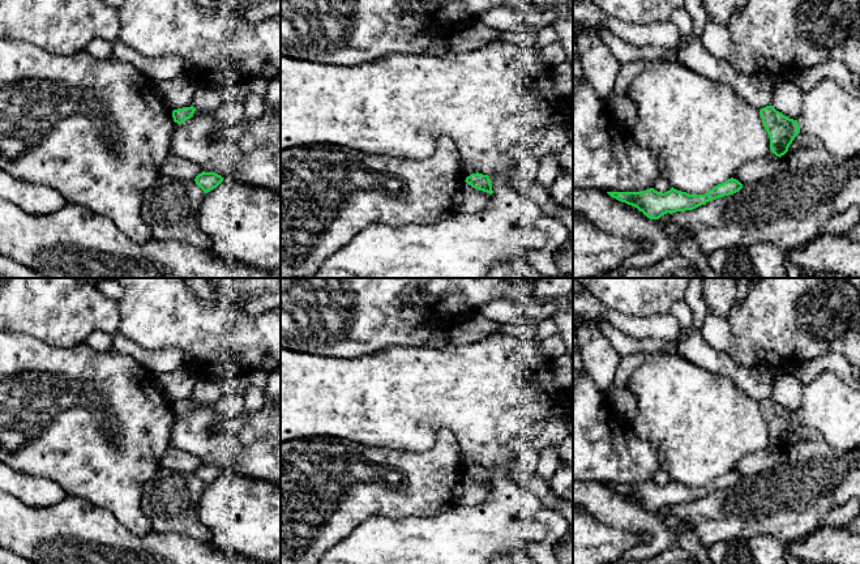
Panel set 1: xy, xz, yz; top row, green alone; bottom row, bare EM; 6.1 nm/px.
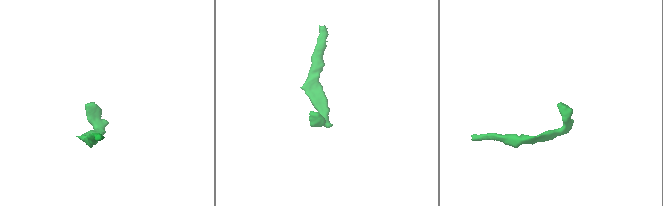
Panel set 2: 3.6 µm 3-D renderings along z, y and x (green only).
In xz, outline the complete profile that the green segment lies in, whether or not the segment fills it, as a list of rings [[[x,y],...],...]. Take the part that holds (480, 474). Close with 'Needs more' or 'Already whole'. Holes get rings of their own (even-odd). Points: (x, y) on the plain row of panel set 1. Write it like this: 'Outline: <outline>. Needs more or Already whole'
Outline: [[[479,465],[471,466],[470,469],[466,470],[465,474],[475,482],[487,484],[489,487],[493,486],[491,471],[489,471],[488,467],[483,467],[483,466],[479,466]]]. Already whole

